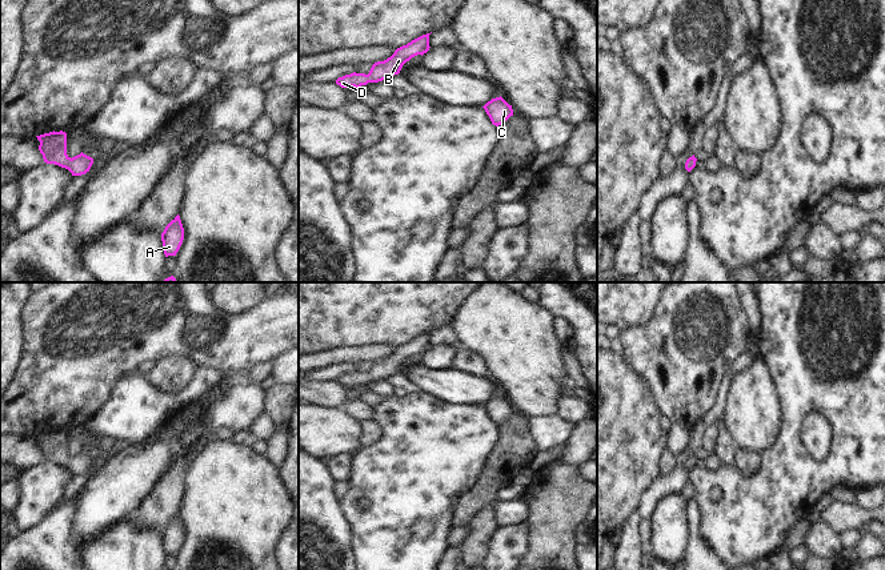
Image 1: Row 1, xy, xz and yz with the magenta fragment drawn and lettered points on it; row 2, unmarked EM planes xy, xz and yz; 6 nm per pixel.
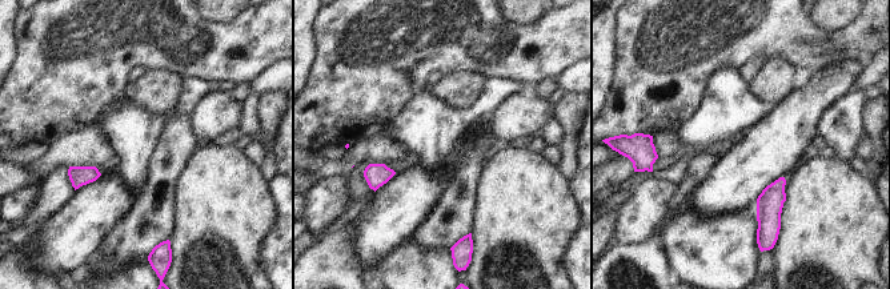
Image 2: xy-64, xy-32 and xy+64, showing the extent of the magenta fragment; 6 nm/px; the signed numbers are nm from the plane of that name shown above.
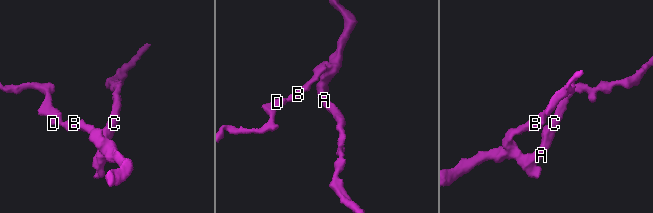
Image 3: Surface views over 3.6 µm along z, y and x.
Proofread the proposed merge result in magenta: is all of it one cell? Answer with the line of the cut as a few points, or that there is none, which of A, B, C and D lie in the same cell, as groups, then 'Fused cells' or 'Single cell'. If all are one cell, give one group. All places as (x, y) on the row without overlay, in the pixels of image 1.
No split. Groups: A B C D. Single cell

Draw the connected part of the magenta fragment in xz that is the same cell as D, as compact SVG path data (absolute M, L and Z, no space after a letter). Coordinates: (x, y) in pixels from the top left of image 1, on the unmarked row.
M423 333L407 344L403 344L395 349L395 352L384 360L377 360L372 364L368 373L351 372L336 378L336 382L341 386L360 386L368 381L379 381L388 378L389 376L399 373L403 364L417 353L424 353L429 349L429 333Z

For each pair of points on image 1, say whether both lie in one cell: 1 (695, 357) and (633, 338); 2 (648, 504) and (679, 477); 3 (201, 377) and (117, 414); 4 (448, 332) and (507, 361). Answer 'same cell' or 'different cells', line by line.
1: same cell
2: same cell
3: same cell
4: different cells

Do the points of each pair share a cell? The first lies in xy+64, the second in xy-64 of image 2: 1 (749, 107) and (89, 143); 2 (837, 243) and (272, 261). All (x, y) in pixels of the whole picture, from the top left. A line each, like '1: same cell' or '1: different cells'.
1: different cells
2: different cells

